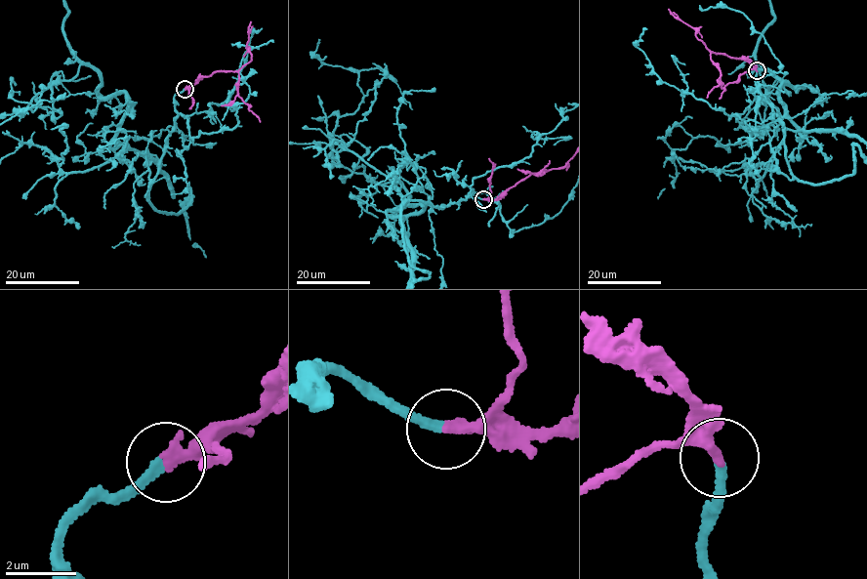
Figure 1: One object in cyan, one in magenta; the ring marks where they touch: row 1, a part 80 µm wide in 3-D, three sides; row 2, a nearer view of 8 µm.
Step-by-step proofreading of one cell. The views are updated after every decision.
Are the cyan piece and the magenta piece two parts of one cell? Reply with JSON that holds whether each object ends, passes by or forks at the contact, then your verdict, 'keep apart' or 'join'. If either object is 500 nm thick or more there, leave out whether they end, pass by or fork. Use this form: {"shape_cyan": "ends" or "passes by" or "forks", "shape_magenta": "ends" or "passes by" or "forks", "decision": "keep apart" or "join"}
{"shape_cyan": "ends", "shape_magenta": "ends", "decision": "join"}

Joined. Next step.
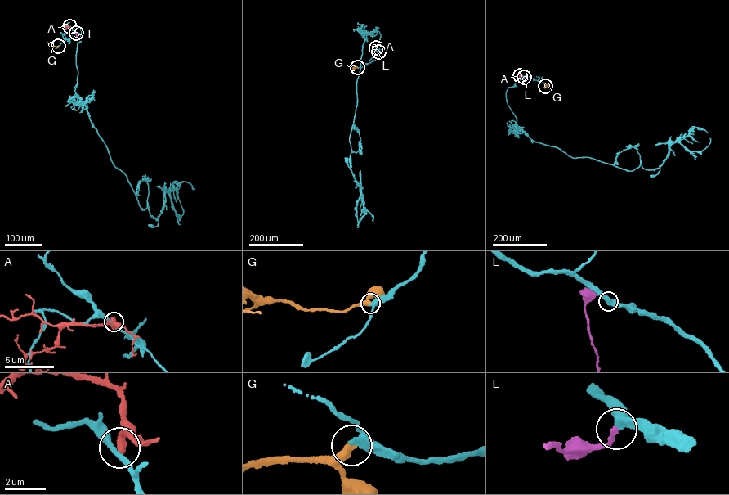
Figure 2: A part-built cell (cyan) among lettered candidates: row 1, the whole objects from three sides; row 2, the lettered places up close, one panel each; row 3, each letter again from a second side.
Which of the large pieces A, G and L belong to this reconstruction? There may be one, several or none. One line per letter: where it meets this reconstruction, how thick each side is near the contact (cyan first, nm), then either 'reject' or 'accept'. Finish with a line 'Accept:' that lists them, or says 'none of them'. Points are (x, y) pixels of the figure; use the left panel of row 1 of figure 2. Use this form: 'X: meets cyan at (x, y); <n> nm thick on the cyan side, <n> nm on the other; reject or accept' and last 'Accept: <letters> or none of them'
A: meets cyan at (69, 26); 260 nm thick on the cyan side, 420 nm on the other; reject
G: meets cyan at (58, 46); 360 nm thick on the cyan side, 400 nm on the other; accept
L: meets cyan at (76, 33); 480 nm thick on the cyan side, 240 nm on the other; accept
Accept: G, L

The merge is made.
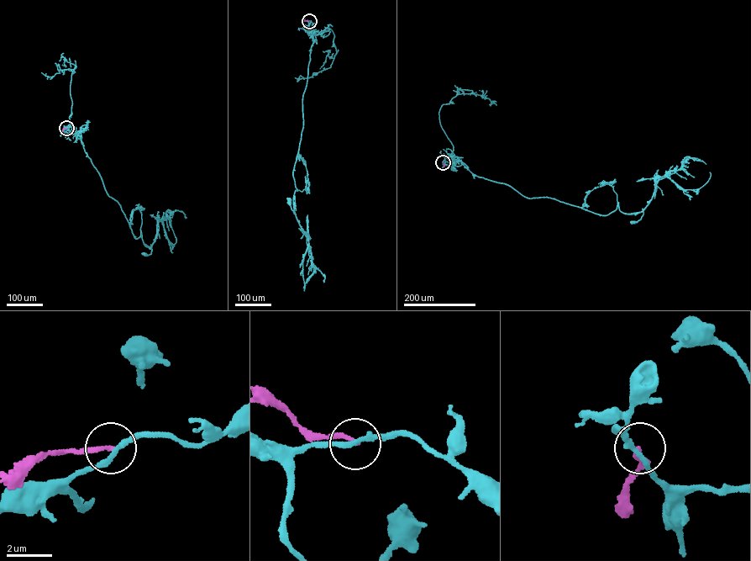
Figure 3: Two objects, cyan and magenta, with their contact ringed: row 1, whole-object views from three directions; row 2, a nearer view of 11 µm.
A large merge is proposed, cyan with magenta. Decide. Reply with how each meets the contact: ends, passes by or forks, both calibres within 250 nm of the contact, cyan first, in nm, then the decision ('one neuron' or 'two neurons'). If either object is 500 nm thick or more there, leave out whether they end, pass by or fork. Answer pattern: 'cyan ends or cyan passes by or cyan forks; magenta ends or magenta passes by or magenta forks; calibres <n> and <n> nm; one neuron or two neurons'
cyan passes by; magenta ends; calibres 220 and 190 nm; two neurons

